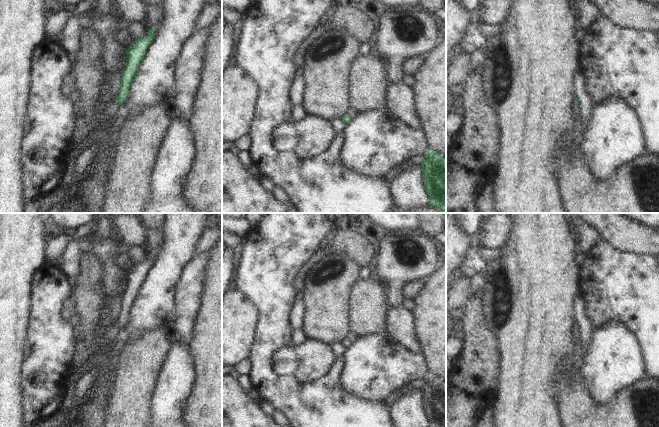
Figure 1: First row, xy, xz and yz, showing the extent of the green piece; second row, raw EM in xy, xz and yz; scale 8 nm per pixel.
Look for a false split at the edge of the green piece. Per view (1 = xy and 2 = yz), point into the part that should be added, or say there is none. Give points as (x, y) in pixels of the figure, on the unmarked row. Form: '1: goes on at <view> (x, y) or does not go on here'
1: does not go on here
2: does not go on here

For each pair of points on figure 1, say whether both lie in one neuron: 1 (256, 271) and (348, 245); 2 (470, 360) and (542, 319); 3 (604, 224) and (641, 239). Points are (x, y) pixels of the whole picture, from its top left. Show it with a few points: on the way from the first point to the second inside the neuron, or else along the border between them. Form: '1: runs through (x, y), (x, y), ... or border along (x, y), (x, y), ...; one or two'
1: border along (325, 237), (320, 247); two
2: border along (487, 323), (498, 341), (500, 367); two
3: runs through (613, 226), (621, 233), (632, 237); one

